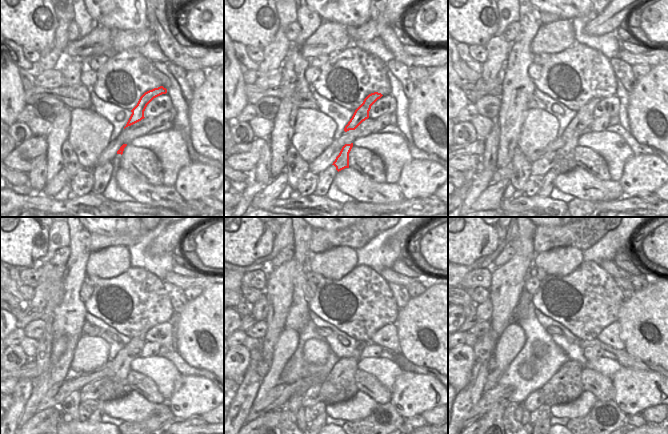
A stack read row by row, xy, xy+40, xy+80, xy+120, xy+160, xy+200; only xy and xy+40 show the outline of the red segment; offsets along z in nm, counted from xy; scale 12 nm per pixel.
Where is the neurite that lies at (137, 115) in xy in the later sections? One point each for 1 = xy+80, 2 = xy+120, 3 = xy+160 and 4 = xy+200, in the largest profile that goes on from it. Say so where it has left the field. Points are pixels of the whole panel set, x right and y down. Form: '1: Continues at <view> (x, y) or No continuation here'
1: Continues at xy+80 (565, 160)
2: Continues at xy+120 (115, 385)
3: Continues at xy+160 (340, 385)
4: Continues at xy+200 (565, 386).

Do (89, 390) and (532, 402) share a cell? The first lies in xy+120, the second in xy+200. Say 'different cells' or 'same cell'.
same cell

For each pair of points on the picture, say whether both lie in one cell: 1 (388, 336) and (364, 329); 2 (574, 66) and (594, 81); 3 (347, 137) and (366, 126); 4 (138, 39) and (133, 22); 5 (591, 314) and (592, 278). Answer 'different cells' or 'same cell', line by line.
1: different cells
2: same cell
3: same cell
4: different cells
5: same cell

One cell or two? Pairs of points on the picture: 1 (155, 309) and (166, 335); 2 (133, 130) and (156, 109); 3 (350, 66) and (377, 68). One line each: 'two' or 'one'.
1: two
2: two
3: one

